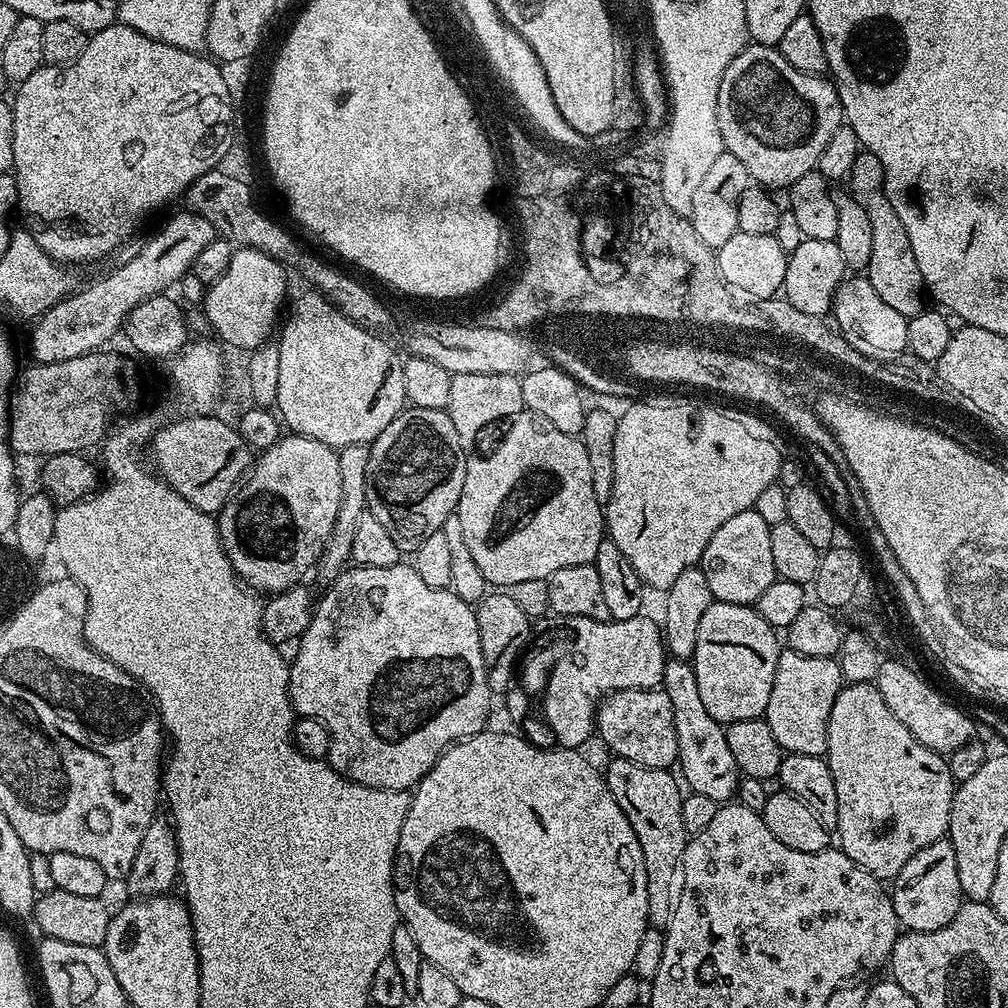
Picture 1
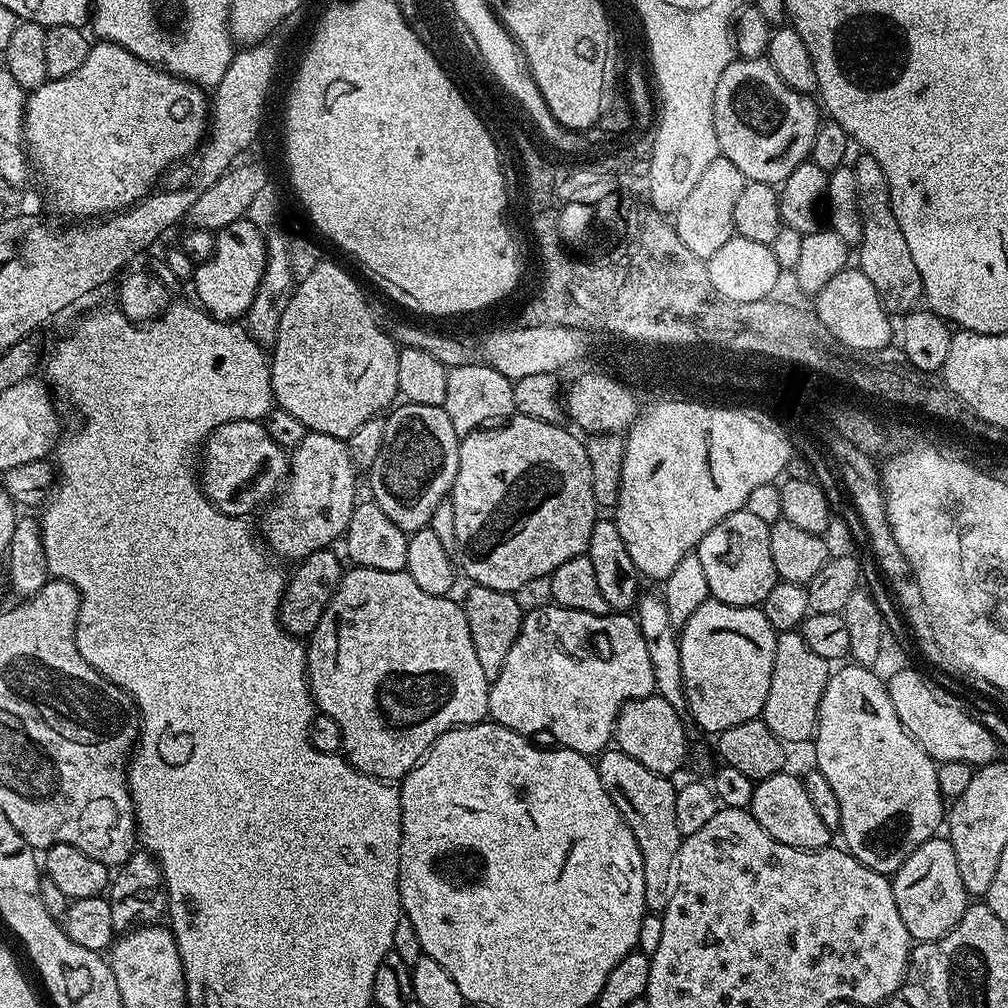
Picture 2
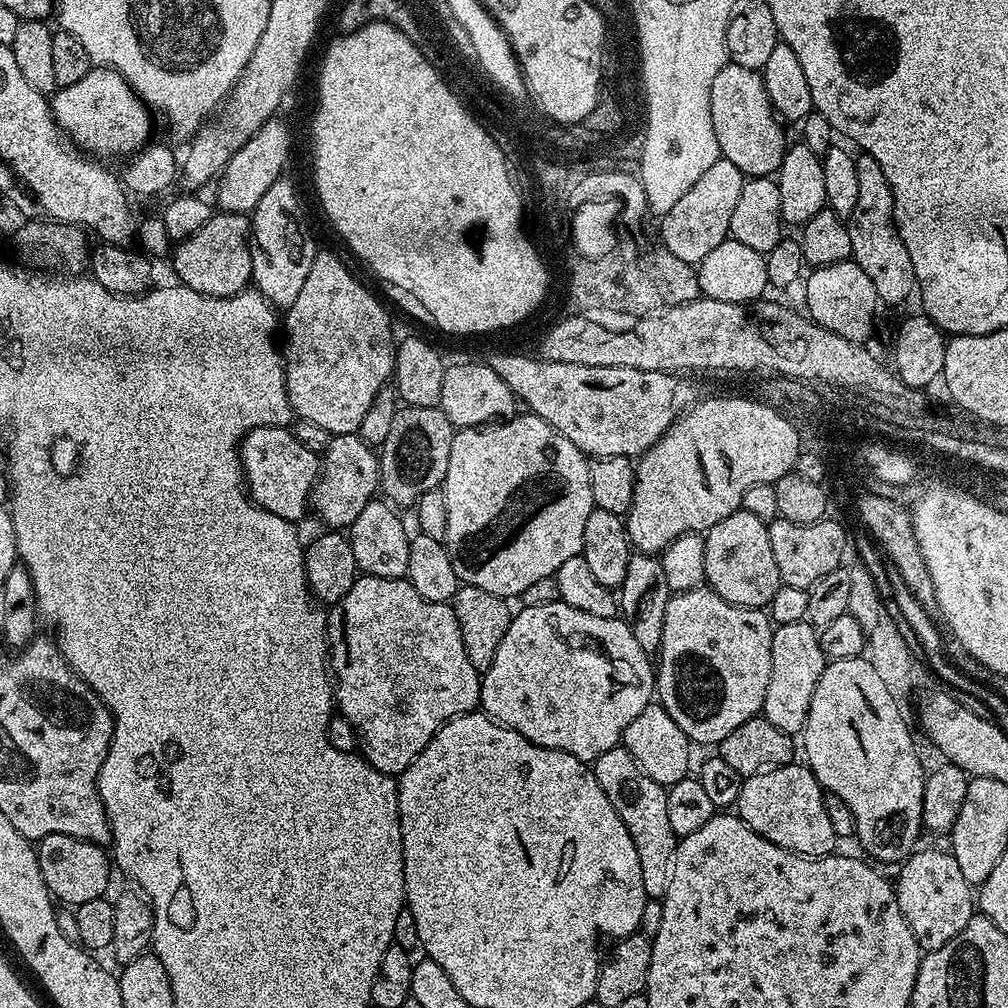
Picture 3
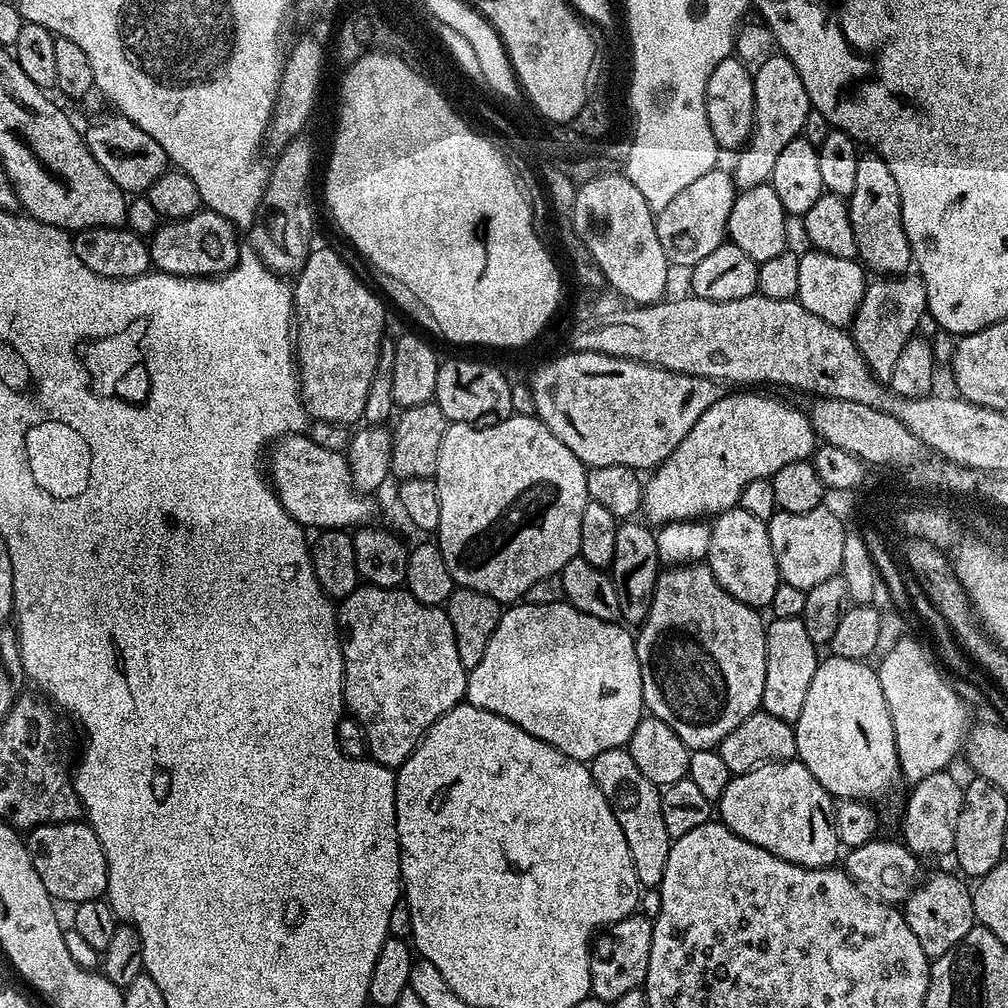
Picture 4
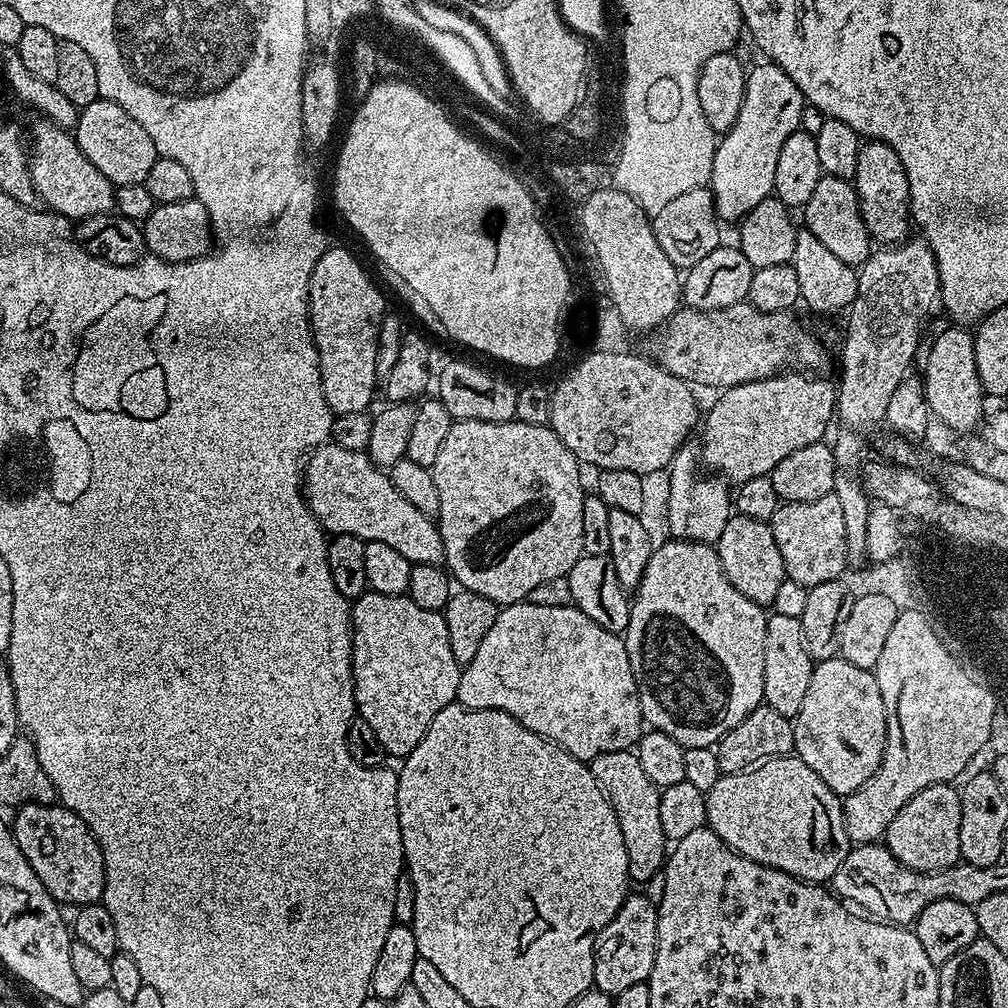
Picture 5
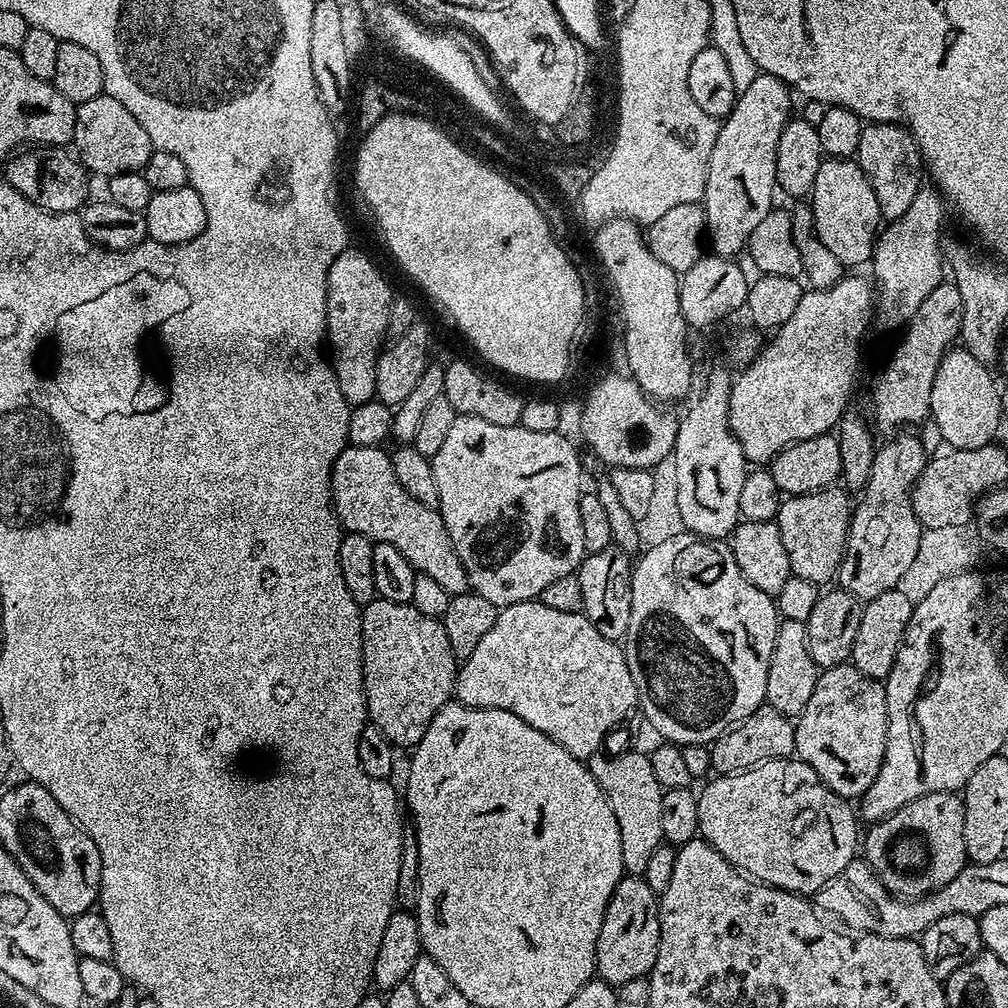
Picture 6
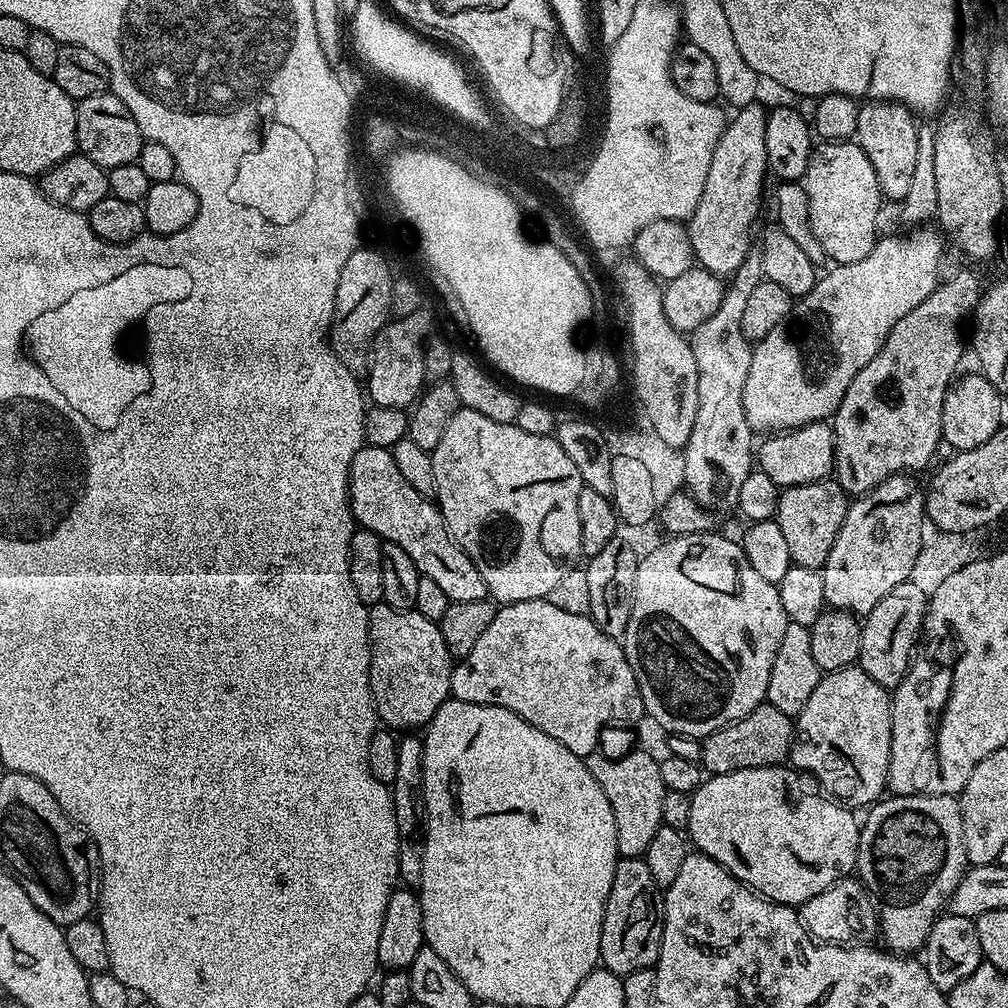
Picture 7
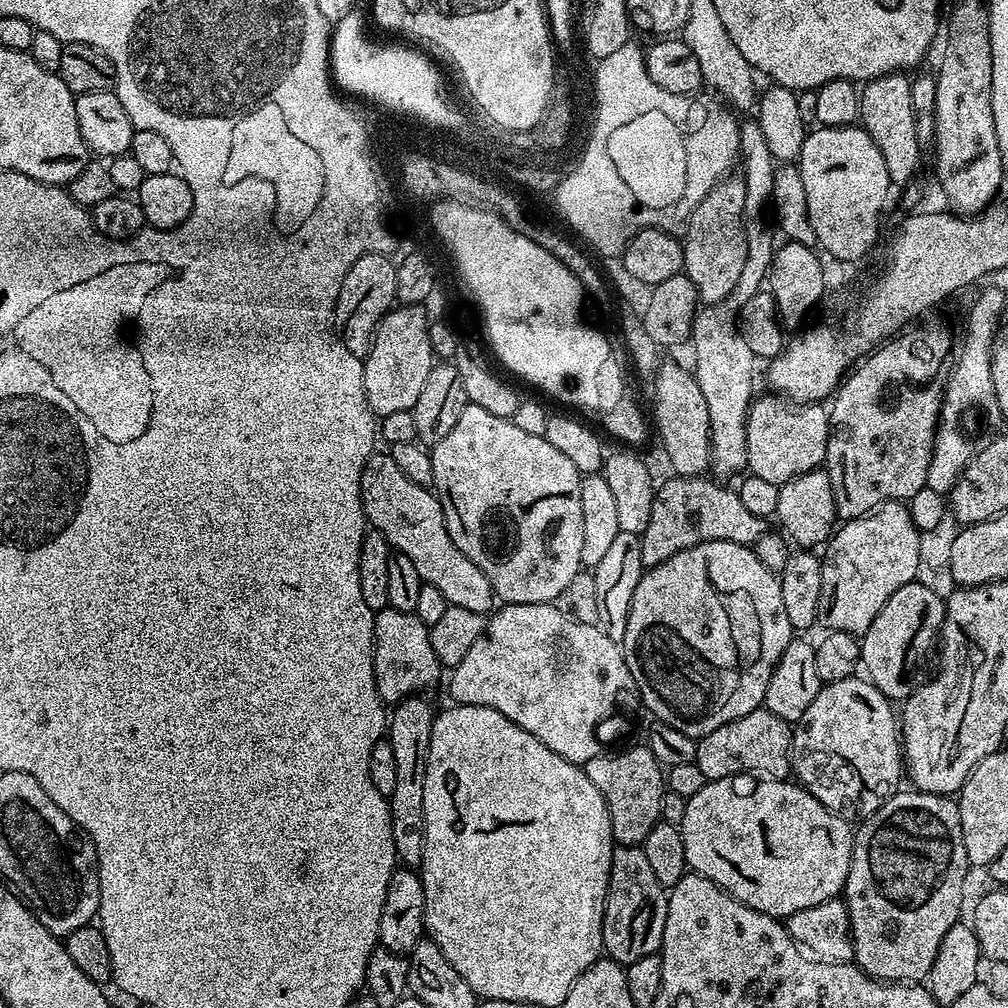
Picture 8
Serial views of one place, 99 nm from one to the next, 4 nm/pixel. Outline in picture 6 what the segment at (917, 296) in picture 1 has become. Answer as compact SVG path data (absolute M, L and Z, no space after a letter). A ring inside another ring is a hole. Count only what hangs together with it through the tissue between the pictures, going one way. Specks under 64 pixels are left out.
M865 123L860 129L858 150L854 159L874 190L881 217L888 222L902 218L902 214L906 214L910 207L910 202L914 202L914 194L918 194L922 187L920 151L908 130L898 124Z

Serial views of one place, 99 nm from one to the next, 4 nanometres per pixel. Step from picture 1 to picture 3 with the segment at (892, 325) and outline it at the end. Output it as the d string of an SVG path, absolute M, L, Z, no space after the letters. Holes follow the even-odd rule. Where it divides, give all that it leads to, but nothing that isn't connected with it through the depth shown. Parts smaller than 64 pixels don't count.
M849 258L842 262L813 267L807 276L803 281L804 304L808 307L806 312L810 319L826 330L834 330L838 338L864 344L872 332L872 319L875 318L878 307L874 282L870 282L866 270L862 270L862 266Z

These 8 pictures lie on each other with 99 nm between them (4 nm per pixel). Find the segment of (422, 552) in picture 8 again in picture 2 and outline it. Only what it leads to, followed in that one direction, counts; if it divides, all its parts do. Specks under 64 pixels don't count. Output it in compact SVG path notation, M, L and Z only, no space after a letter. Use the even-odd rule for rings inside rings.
M235 420L218 426L208 435L202 445L202 455L198 460L198 487L204 499L220 512L241 518L251 517L255 508L263 509L275 497L285 483L290 463L289 453L274 438L270 438L267 427L259 420Z

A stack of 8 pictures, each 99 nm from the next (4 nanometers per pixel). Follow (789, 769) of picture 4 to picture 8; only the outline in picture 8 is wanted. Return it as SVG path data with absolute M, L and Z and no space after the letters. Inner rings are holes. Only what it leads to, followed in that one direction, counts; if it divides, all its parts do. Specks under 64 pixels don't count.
M752 774L742 776L727 776L721 780L709 780L698 790L698 794L687 797L686 814L682 814L682 822L678 825L682 834L682 847L686 849L686 862L689 869L699 876L710 878L722 890L726 890L738 902L742 902L747 908L758 910L767 916L787 918L798 910L806 910L810 906L818 906L818 902L837 899L844 891L844 883L850 870L852 861L852 842L854 839L854 828L845 817L831 812L814 794L810 794L799 783L788 780L773 780L771 778L757 778Z

